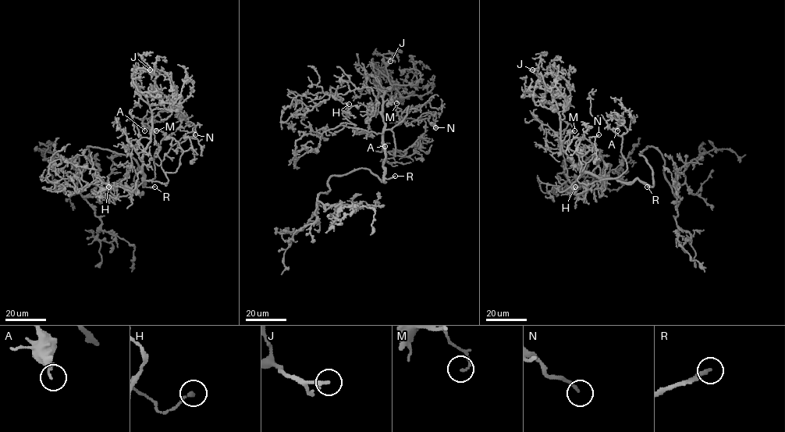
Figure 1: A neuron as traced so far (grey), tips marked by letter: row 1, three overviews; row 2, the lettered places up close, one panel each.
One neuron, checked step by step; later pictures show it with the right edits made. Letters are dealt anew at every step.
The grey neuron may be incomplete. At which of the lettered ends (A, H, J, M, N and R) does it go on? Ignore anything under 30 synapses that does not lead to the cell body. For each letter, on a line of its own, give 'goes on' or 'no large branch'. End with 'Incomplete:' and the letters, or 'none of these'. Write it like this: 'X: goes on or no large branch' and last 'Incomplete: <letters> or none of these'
A: no large branch
H: no large branch
J: no large branch
M: no large branch
N: goes on
R: goes on
Incomplete: N, R

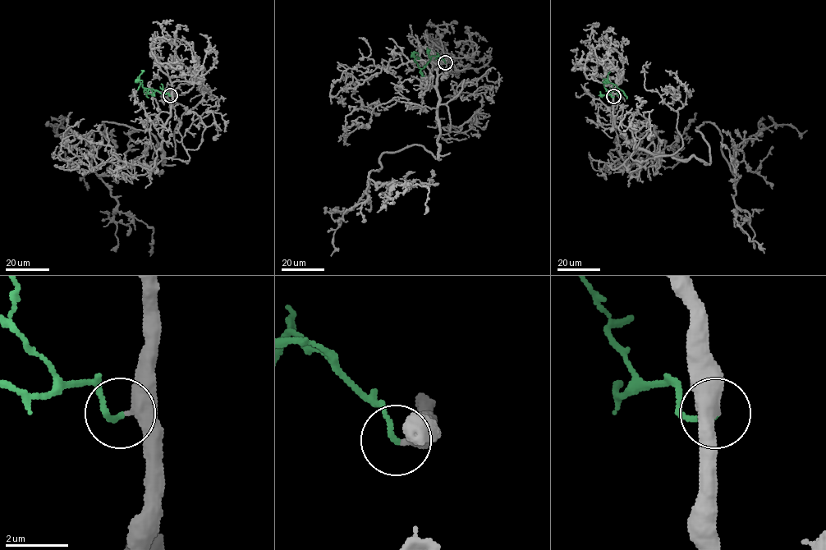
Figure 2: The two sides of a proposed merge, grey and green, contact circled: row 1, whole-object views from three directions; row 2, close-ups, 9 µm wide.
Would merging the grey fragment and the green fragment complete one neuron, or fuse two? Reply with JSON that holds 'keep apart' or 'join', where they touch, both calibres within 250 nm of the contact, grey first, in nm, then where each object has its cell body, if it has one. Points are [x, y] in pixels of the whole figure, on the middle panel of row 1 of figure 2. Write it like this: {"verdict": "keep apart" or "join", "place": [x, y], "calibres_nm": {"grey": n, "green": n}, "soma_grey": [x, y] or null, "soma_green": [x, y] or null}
{"verdict": "join", "place": [445, 62], "calibres_nm": {"grey": 380, "green": 140}, "soma_grey": null, "soma_green": null}

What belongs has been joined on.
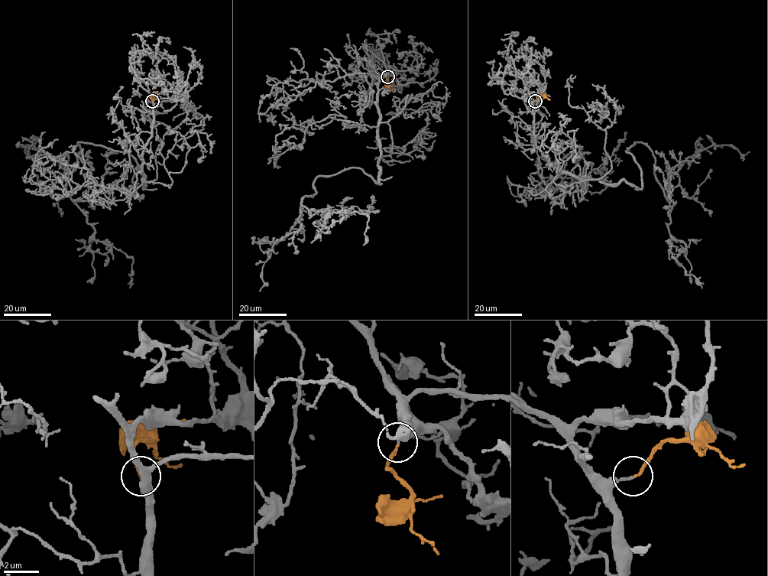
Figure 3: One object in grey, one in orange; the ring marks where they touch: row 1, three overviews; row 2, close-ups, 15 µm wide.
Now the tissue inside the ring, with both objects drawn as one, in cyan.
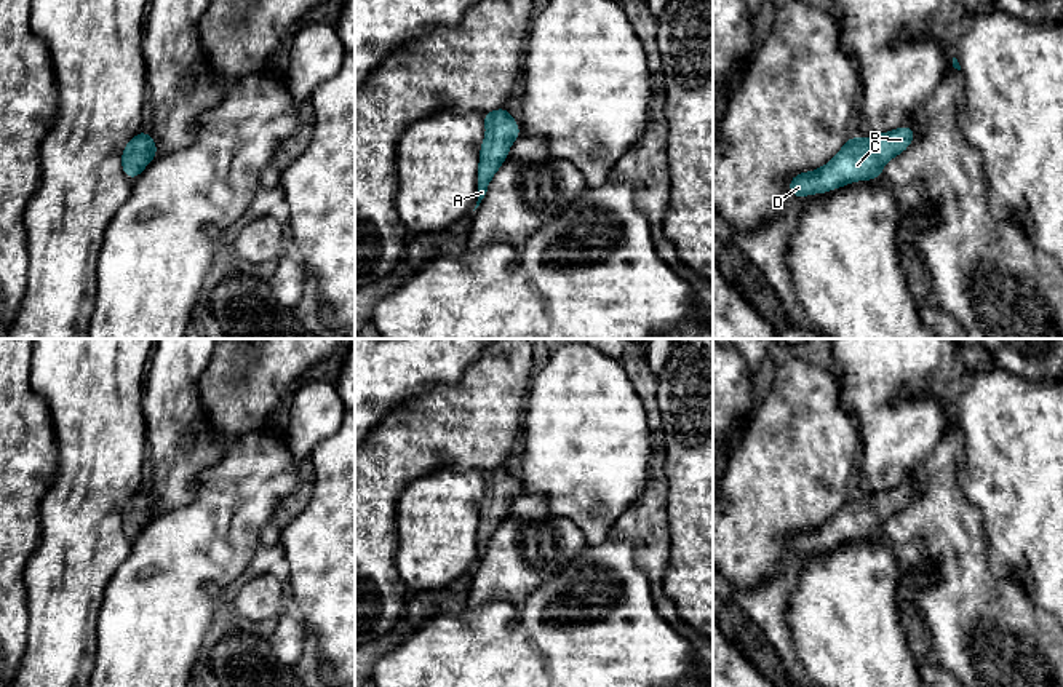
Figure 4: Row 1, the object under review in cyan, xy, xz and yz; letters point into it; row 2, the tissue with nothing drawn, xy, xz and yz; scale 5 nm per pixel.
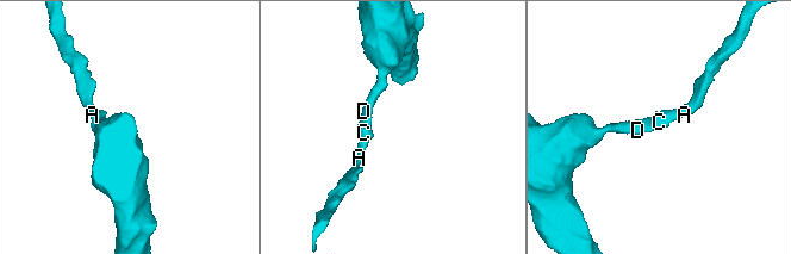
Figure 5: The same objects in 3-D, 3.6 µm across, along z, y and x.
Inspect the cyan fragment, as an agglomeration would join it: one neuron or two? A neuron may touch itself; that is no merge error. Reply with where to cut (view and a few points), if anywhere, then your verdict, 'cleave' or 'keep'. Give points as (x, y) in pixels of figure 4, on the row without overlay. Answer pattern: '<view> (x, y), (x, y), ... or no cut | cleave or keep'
no cut | keep

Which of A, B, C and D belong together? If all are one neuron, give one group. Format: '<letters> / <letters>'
A B C D

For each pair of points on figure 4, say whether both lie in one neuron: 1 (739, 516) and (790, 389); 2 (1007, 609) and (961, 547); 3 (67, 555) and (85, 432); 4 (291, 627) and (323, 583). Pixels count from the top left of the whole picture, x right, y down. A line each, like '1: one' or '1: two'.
1: one
2: one
3: one
4: two

